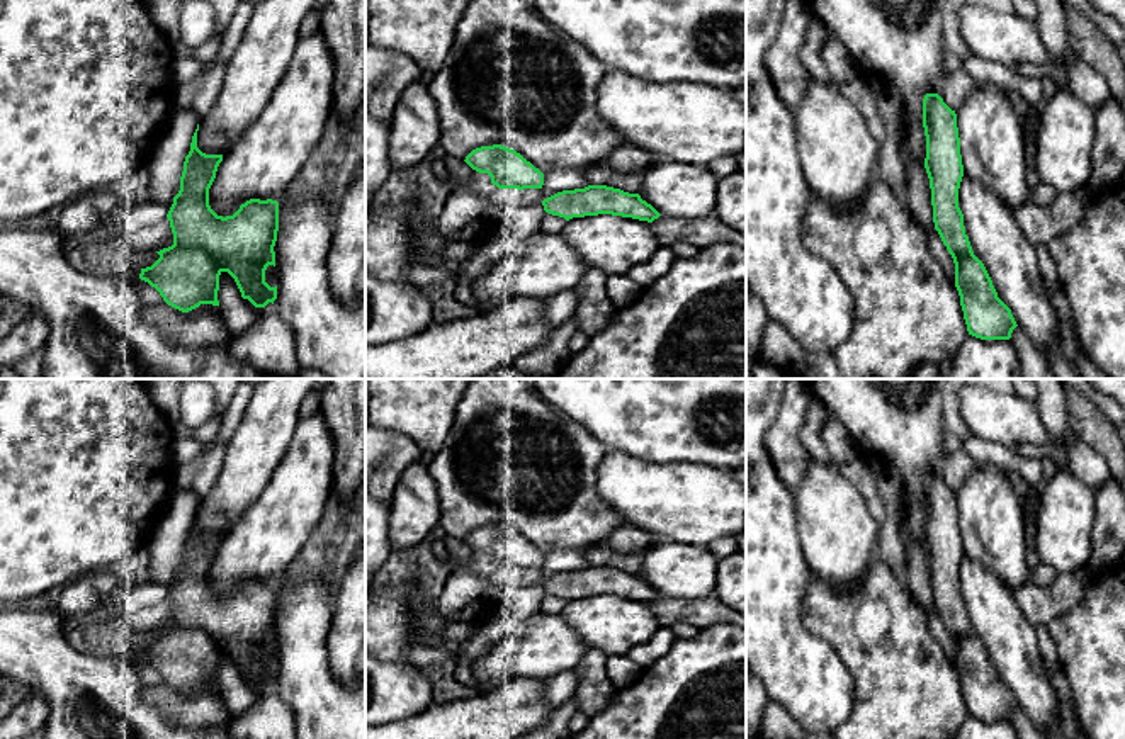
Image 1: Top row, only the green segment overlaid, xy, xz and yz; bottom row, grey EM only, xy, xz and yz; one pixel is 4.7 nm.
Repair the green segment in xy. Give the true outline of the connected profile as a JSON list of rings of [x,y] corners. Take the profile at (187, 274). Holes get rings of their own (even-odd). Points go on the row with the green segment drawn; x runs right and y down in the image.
[[[197,129],[192,136],[190,151],[184,161],[180,190],[167,214],[173,233],[173,245],[156,251],[160,258],[146,268],[141,268],[139,279],[155,287],[163,301],[189,313],[201,304],[219,306],[219,275],[228,272],[243,299],[255,307],[265,307],[277,299],[277,285],[265,282],[269,265],[275,267],[275,241],[279,231],[279,202],[267,199],[250,199],[240,206],[233,216],[218,216],[209,206],[209,189],[216,178],[223,155],[206,155],[197,148]]]

